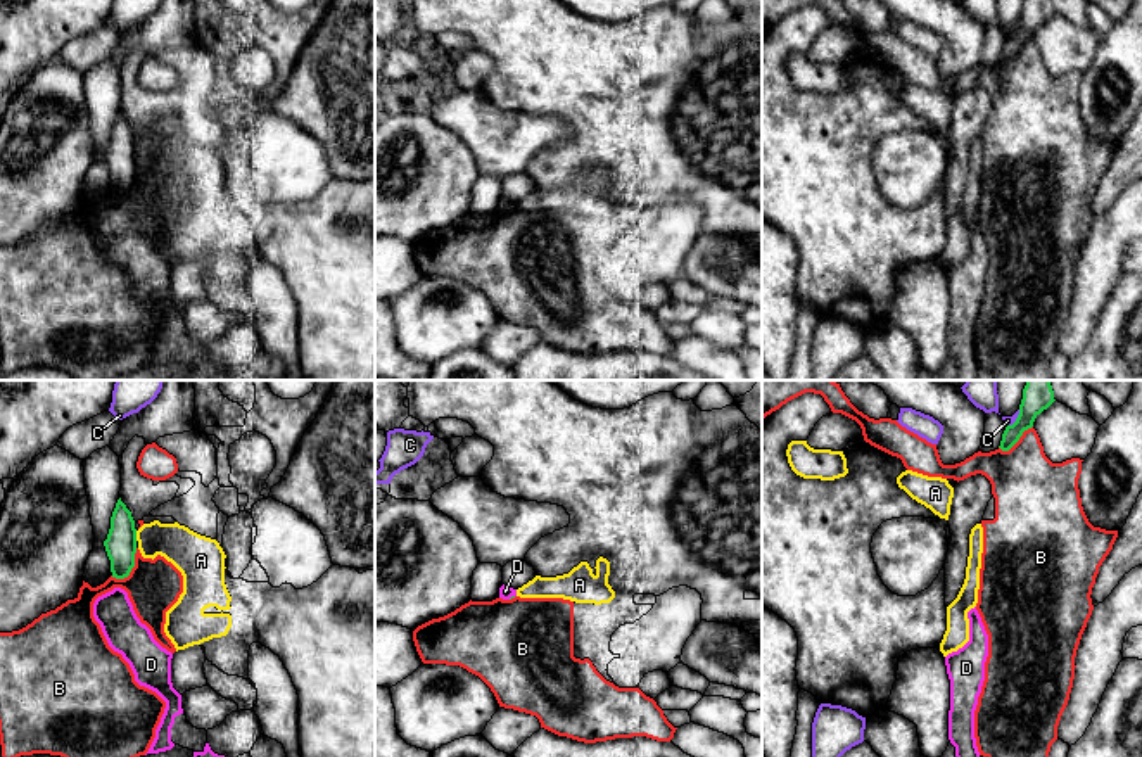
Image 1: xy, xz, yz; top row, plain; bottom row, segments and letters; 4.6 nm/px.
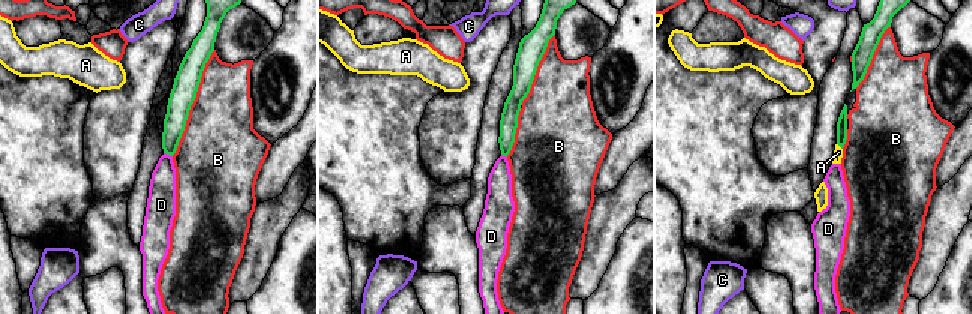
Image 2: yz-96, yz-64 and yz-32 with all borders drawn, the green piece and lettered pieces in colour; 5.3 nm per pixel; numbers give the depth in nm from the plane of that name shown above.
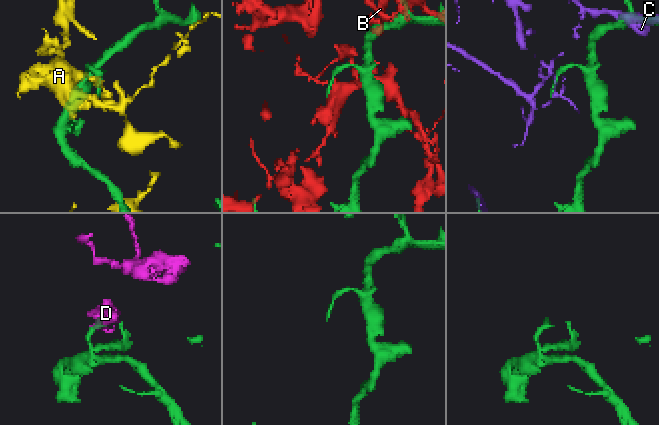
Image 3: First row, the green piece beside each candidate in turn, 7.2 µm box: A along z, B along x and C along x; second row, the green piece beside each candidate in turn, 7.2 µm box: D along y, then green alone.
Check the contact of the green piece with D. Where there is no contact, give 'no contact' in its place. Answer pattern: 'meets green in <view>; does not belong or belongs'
meets green in xz; does not belong

